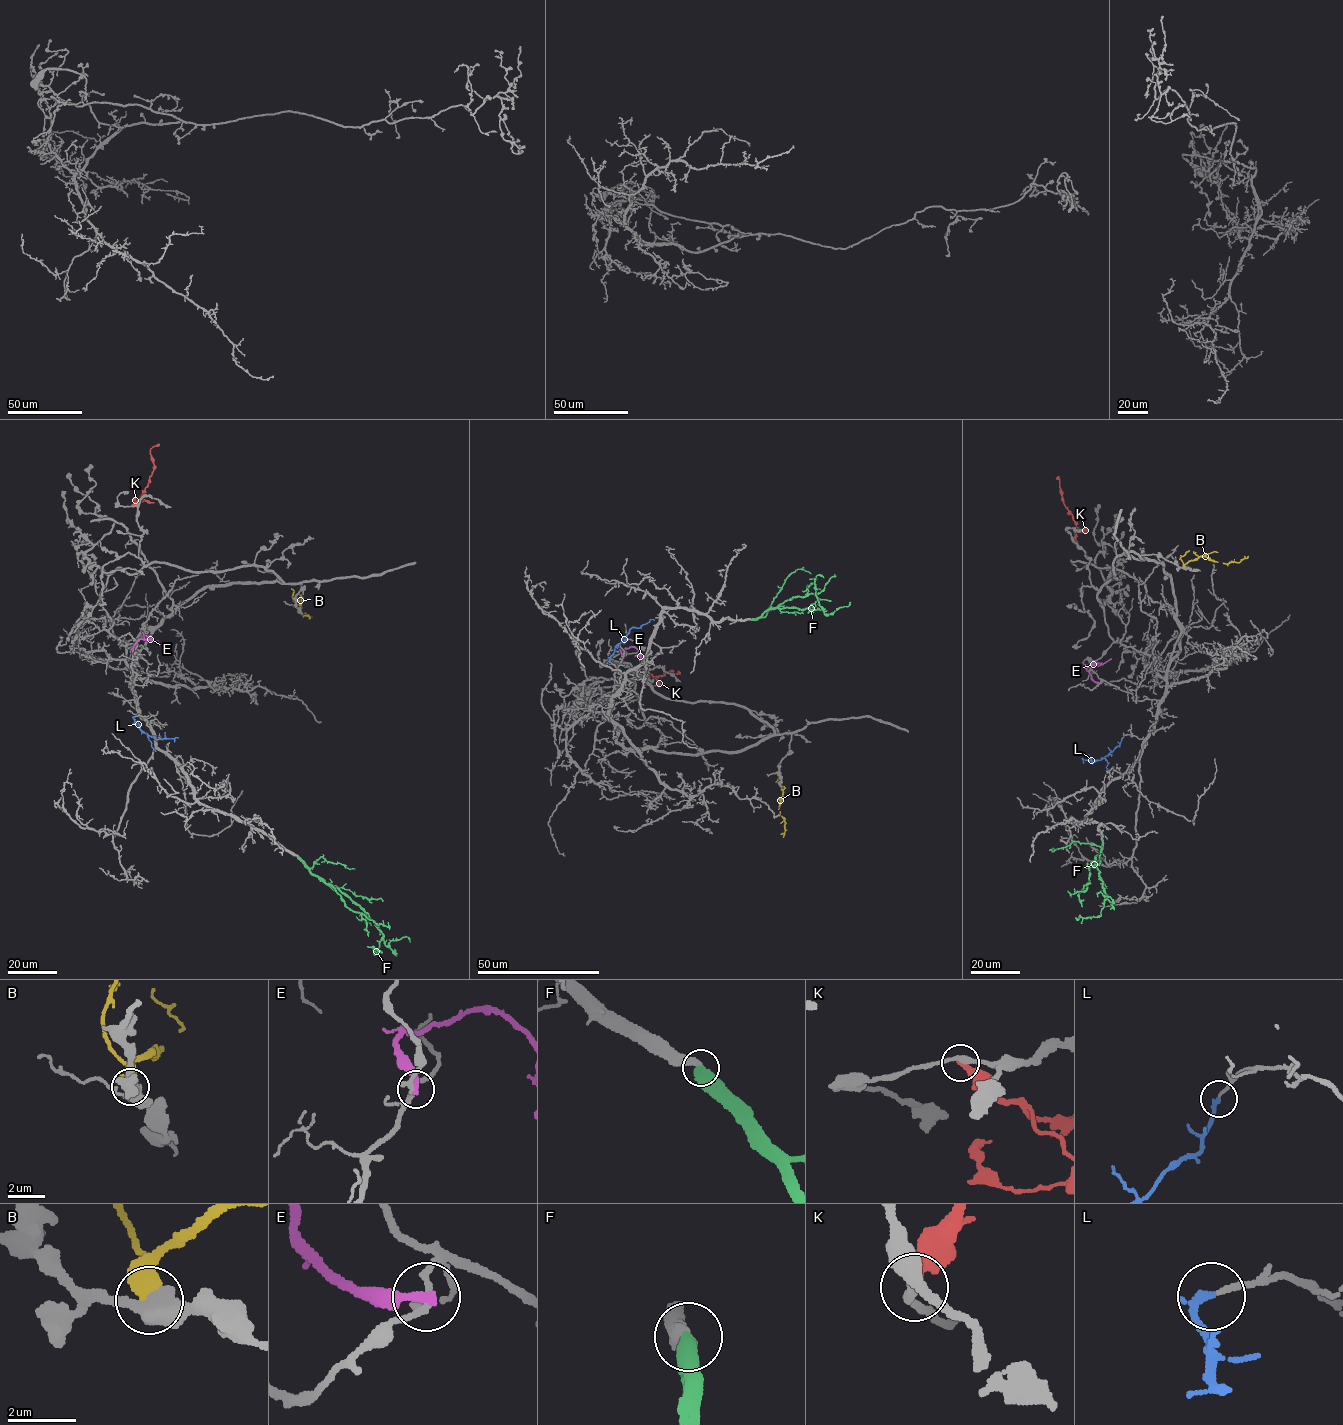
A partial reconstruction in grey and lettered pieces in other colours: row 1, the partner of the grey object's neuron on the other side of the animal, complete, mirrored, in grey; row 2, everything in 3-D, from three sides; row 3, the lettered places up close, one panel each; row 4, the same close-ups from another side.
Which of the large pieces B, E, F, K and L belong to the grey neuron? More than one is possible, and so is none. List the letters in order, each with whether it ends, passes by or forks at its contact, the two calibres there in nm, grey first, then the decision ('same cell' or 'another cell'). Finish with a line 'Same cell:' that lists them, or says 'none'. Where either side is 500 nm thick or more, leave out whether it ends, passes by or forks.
B: calibres 480 and 550 nm; another cell
E: it ends; calibres 220 and 300 nm; another cell
F: calibres 400 and 550 nm; same cell
K: it ends; calibres 260 and 360 nm; another cell
L: it ends; calibres 150 and 240 nm; same cell
Same cell: F, L

